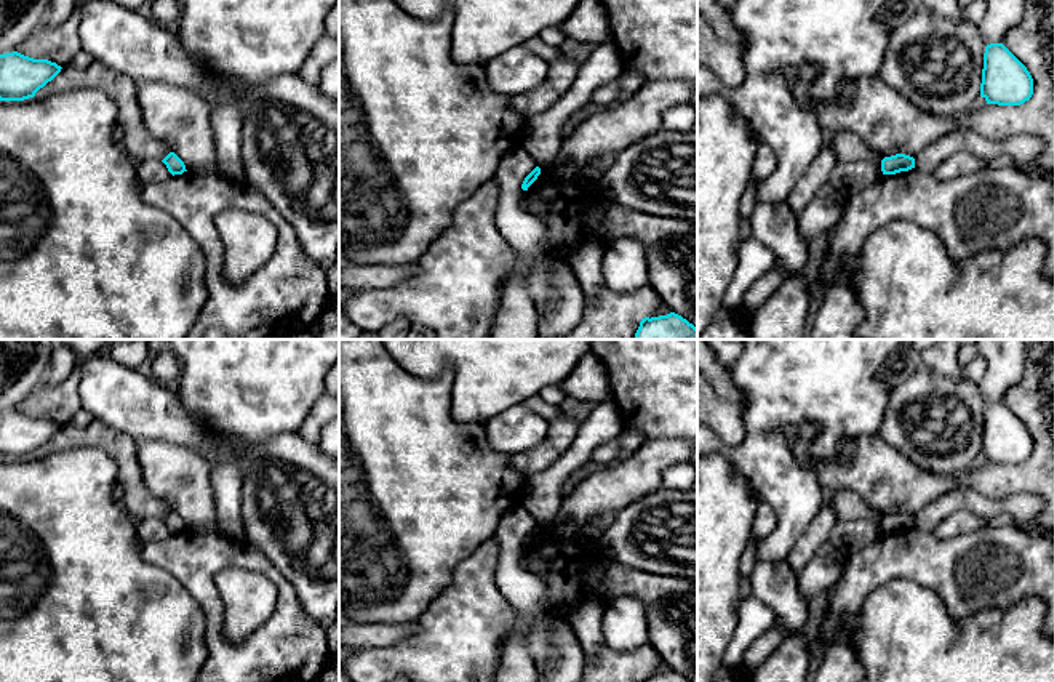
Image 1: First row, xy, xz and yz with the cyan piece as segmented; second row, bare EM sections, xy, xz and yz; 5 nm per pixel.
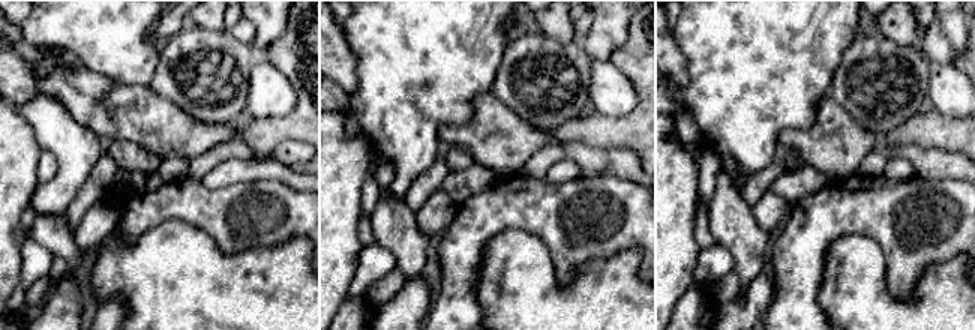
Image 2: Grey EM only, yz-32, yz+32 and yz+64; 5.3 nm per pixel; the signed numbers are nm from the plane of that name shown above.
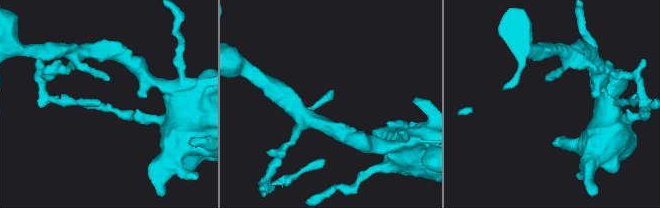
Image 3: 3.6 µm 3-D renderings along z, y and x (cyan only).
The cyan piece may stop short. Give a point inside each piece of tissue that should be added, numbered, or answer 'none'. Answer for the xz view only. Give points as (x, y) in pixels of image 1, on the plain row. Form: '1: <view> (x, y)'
none

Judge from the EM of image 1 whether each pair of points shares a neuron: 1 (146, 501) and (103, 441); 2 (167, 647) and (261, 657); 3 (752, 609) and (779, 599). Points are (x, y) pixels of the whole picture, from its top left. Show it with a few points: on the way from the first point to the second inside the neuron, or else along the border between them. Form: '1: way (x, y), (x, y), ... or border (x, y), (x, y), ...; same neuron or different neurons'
1: way (133, 485), (128, 477), (127, 461), (119, 453); same neuron
2: border (205, 615), (207, 658), (202, 665); different neurons
3: border (752, 596), (763, 601), (778, 617); different neurons

